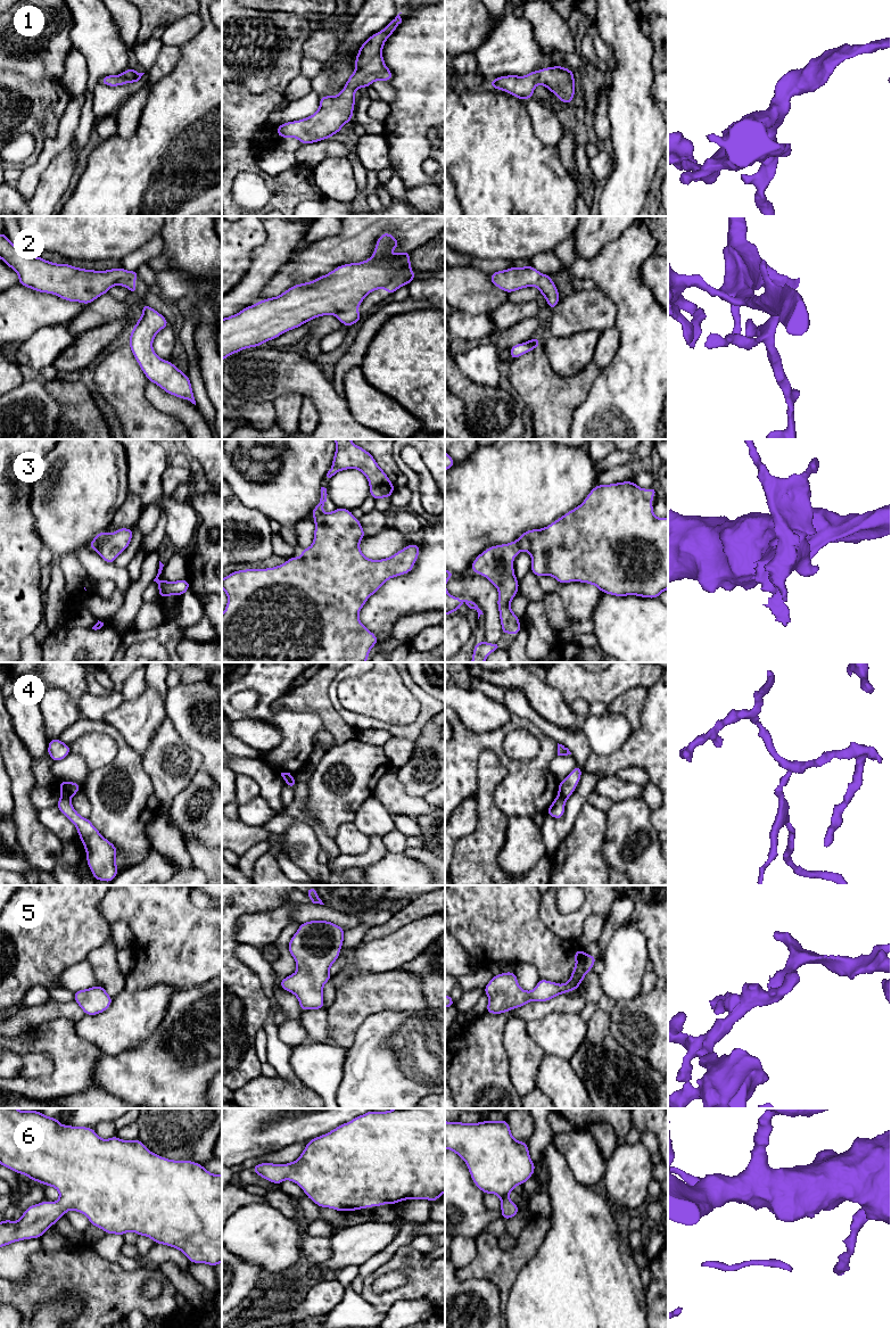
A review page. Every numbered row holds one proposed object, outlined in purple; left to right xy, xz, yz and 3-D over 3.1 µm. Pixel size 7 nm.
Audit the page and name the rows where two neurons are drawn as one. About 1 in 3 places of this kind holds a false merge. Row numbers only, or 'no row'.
3, 4

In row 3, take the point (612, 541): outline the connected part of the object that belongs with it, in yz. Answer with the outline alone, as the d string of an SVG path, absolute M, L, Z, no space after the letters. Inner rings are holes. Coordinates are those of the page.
M634 481L596 485L574 510L545 528L526 530L520 535L521 551L531 555L530 571L537 577L552 576L559 584L592 584L613 596L659 597L668 589L668 517L653 514L652 501L657 493L658 488L644 489Z

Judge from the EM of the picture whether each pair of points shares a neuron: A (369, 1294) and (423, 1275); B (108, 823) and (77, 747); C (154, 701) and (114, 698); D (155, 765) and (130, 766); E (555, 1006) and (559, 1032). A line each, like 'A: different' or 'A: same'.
A: same
B: different
C: different
D: different
E: different

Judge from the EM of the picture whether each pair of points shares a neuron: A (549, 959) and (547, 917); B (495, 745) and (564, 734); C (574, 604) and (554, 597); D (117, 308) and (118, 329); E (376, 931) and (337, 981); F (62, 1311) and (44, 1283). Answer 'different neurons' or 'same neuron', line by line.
A: different neurons
B: different neurons
C: different neurons
D: different neurons
E: different neurons
F: different neurons

